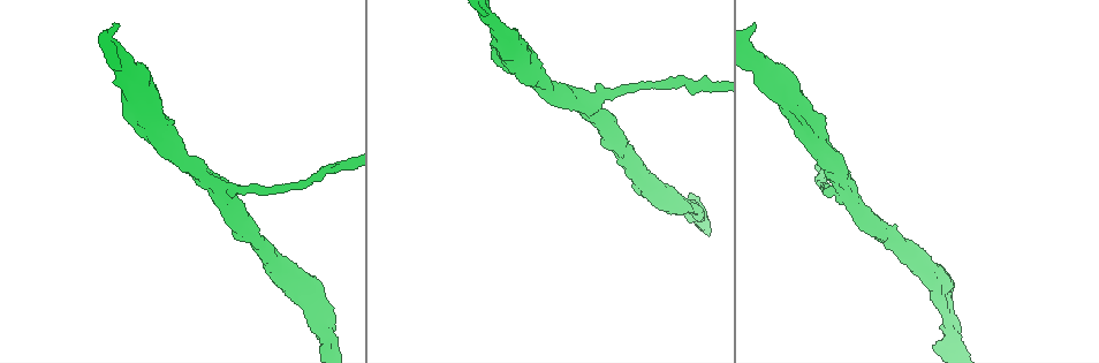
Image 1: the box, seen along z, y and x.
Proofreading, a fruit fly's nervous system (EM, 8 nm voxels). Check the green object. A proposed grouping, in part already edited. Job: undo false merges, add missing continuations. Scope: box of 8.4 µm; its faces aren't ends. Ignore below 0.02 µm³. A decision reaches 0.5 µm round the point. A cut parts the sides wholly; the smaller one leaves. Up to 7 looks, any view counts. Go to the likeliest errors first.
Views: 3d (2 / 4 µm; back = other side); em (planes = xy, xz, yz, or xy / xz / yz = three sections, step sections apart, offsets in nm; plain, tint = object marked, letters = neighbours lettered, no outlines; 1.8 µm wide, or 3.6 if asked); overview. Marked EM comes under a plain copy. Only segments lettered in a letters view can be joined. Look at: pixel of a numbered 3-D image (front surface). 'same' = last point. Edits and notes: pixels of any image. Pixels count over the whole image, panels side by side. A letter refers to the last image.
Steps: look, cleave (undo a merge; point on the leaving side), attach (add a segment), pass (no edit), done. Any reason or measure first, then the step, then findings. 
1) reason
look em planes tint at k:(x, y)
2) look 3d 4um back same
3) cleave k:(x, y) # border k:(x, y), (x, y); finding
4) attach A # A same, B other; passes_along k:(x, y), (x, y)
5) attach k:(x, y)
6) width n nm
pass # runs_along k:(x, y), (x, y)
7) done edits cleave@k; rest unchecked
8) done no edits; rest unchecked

a fork
look em planes tint at 1:(217, 191)

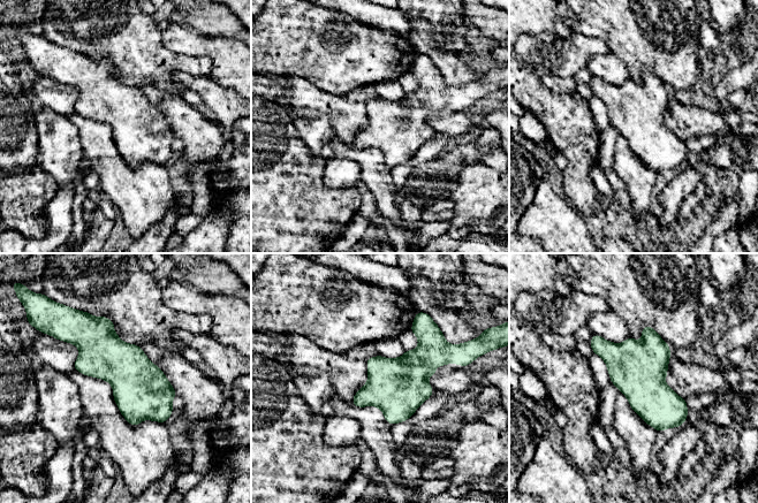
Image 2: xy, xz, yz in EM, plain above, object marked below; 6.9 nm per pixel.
look em planes letters same

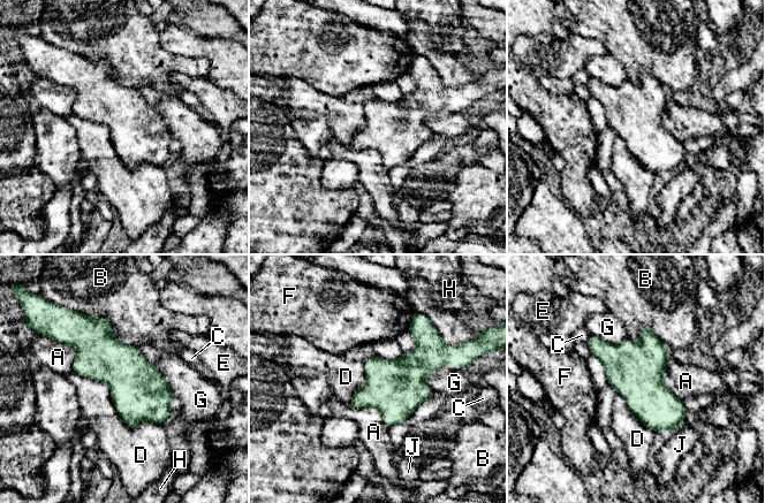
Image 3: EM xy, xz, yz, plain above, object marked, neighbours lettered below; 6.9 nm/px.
pass # A other, B other, C other, D other, E other, F other, G other, H other, J other; border 3:(73, 371), (128, 425), (161, 424); continuous, no second neuron

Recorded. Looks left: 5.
look em yz step 8 tint at 1:(754, 83)

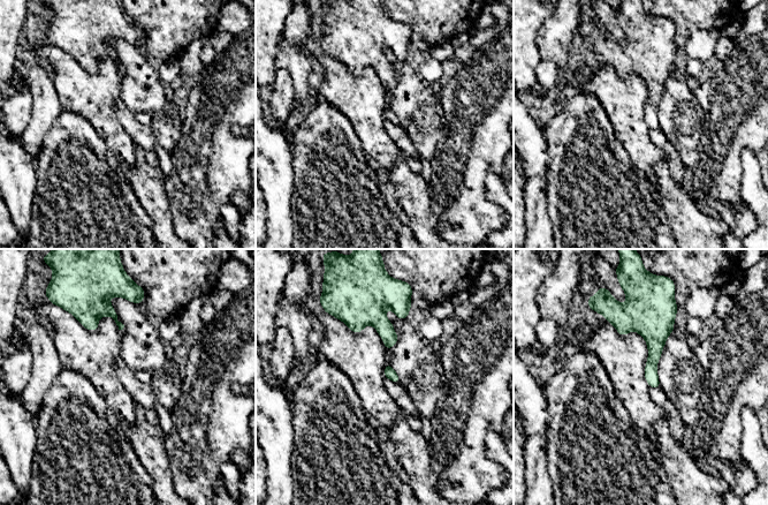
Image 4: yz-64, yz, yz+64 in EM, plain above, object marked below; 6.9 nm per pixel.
what lies round it
look em yz step 8 letters same

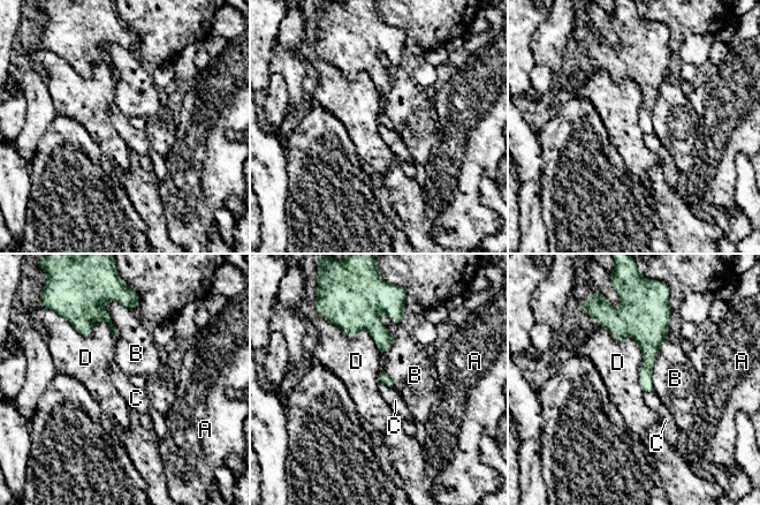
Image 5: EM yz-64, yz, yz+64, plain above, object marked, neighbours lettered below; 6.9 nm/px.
longest_contact D 550 nm
pass # A other, B other, C other, D other; none of them fits

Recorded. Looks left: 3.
a narrow waist
look 3d 2um at 1:(317, 306)

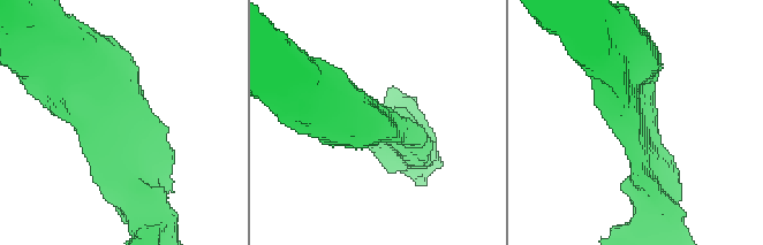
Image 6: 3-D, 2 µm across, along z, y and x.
arm_widths 340, 440 nm
look em yz step 16 letters at 6:(634, 123)

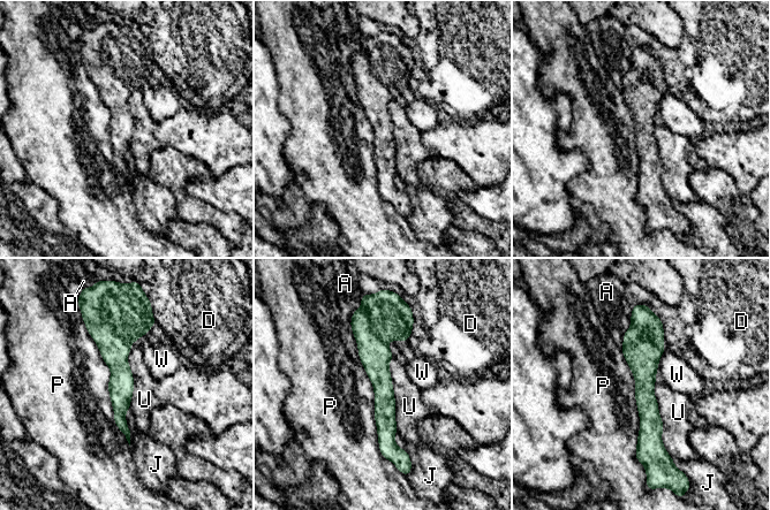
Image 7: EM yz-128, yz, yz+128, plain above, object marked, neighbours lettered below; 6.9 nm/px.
another direction
look em planes letters same

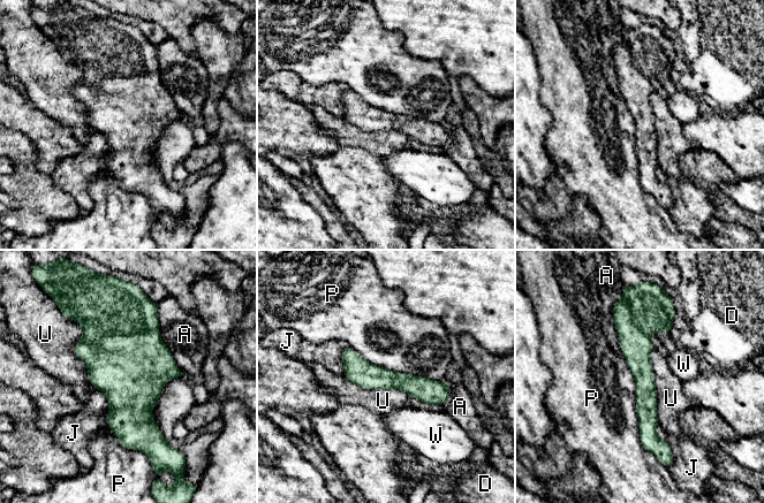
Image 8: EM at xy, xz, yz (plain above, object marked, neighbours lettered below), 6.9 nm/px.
width 170 nm
pass # A other, D other, J other, P other, U other, W other; continuous, no second neuron

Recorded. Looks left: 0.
done no edits; rest unchecked

